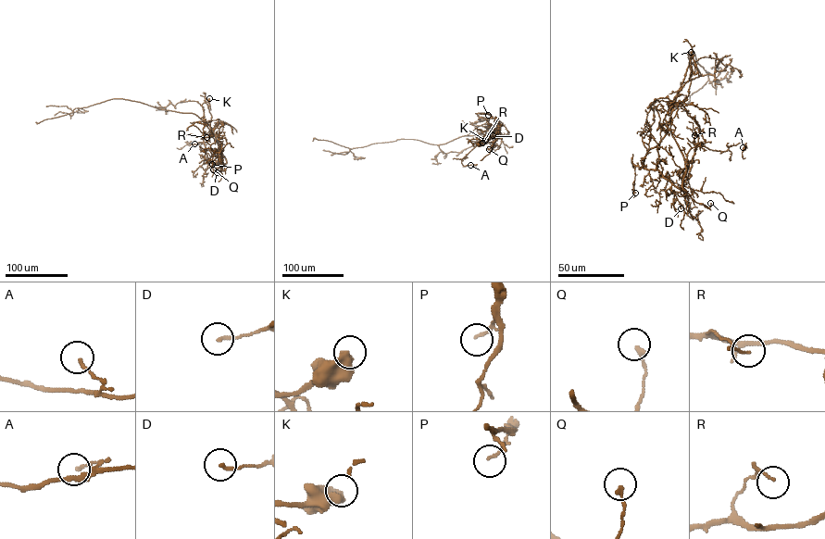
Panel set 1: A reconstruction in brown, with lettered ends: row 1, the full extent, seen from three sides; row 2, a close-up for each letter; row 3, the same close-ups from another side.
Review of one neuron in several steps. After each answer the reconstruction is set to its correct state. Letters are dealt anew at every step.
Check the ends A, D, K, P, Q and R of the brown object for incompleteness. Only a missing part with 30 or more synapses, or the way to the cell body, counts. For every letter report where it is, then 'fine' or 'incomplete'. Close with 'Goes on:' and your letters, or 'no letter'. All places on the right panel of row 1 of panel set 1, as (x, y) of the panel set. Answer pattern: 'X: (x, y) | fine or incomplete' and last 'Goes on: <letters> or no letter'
A: (743, 147) | fine
D: (681, 208) | fine
K: (691, 52) | fine
P: (635, 193) | fine
Q: (710, 203) | fine
R: (694, 135) | fine
Goes on: no letter

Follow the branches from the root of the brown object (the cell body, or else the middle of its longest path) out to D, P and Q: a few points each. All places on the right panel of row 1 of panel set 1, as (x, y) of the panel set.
D: (681, 82), (670, 123), (686, 169), (682, 184), (686, 191), (671, 186), (681, 208)
P: (681, 82), (671, 110), (670, 128), (648, 151), (643, 166), (634, 169), (635, 193)
Q: (681, 82), (671, 110), (670, 131), (684, 160), (686, 173), (682, 188), (695, 202), (707, 208), (710, 203)

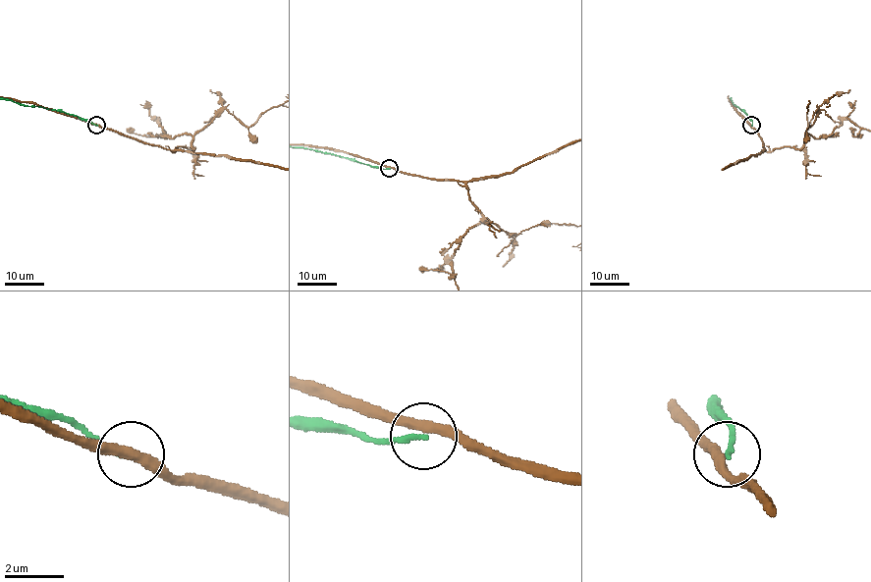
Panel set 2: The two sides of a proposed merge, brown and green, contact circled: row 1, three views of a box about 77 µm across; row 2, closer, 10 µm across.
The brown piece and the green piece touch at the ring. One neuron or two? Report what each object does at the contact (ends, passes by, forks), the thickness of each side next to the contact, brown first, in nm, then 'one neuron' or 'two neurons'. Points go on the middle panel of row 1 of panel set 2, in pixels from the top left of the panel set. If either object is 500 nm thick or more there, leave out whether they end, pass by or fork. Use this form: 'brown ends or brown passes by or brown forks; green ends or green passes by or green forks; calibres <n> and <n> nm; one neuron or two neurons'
brown passes by; green ends; calibres 360 and 180 nm; two neurons

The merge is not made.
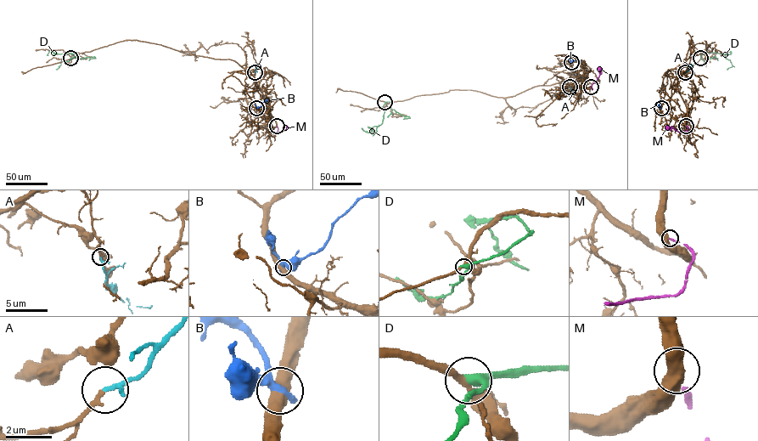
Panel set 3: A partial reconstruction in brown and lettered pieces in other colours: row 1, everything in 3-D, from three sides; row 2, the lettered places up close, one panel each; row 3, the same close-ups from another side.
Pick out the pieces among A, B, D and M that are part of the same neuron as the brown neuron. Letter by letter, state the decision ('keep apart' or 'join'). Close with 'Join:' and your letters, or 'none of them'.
A: join
B: keep apart
D: keep apart
M: keep apart
Join: A

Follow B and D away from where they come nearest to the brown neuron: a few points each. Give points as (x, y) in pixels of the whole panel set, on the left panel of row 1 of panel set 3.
B: (256, 108), (266, 98)
D: (70, 58), (77, 54), (70, 52), (57, 54), (49, 51), (47, 55)

